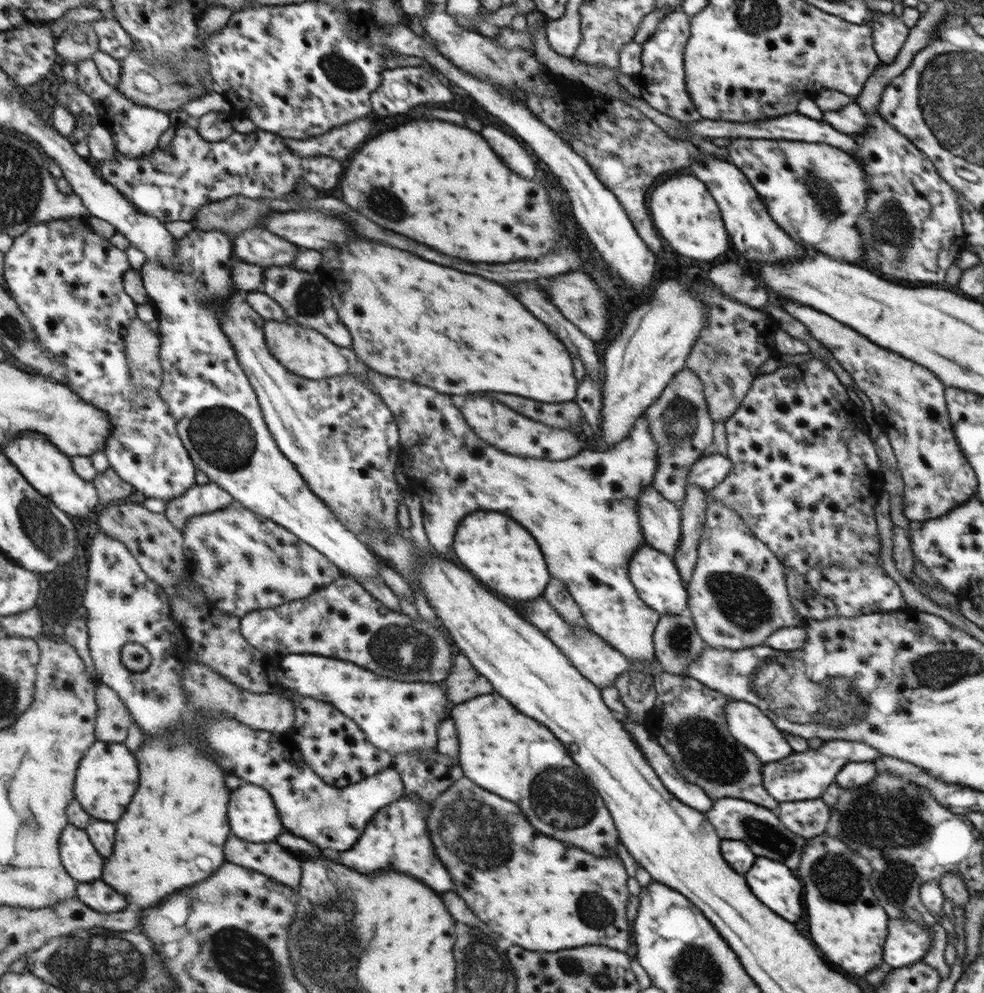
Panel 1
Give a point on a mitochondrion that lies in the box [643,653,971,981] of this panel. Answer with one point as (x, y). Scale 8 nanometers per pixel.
(893, 820)

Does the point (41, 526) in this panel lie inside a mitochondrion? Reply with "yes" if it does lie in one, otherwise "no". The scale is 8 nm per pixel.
yes

